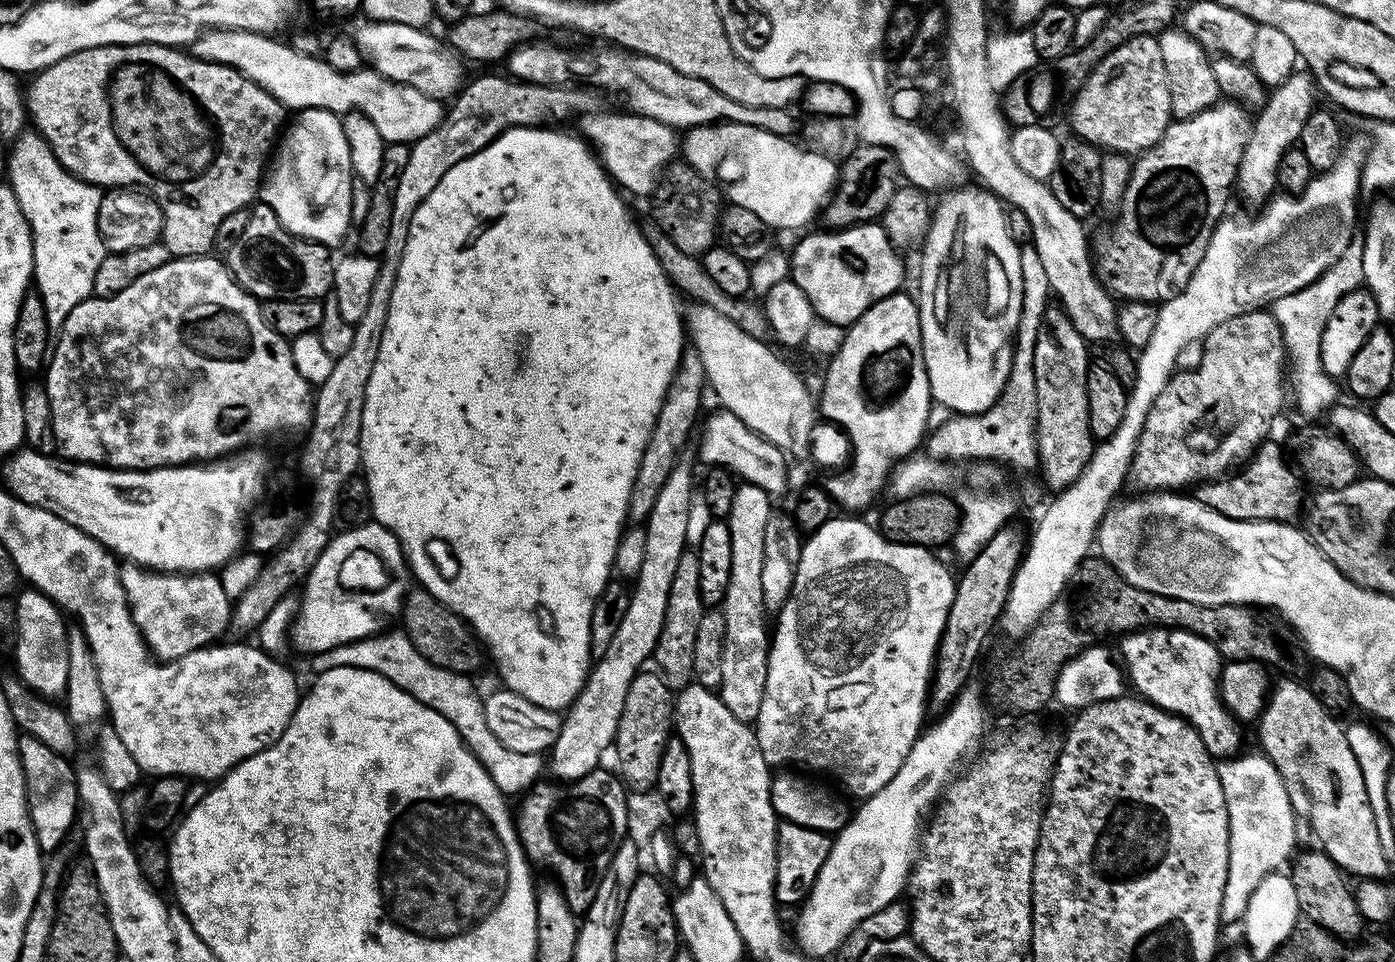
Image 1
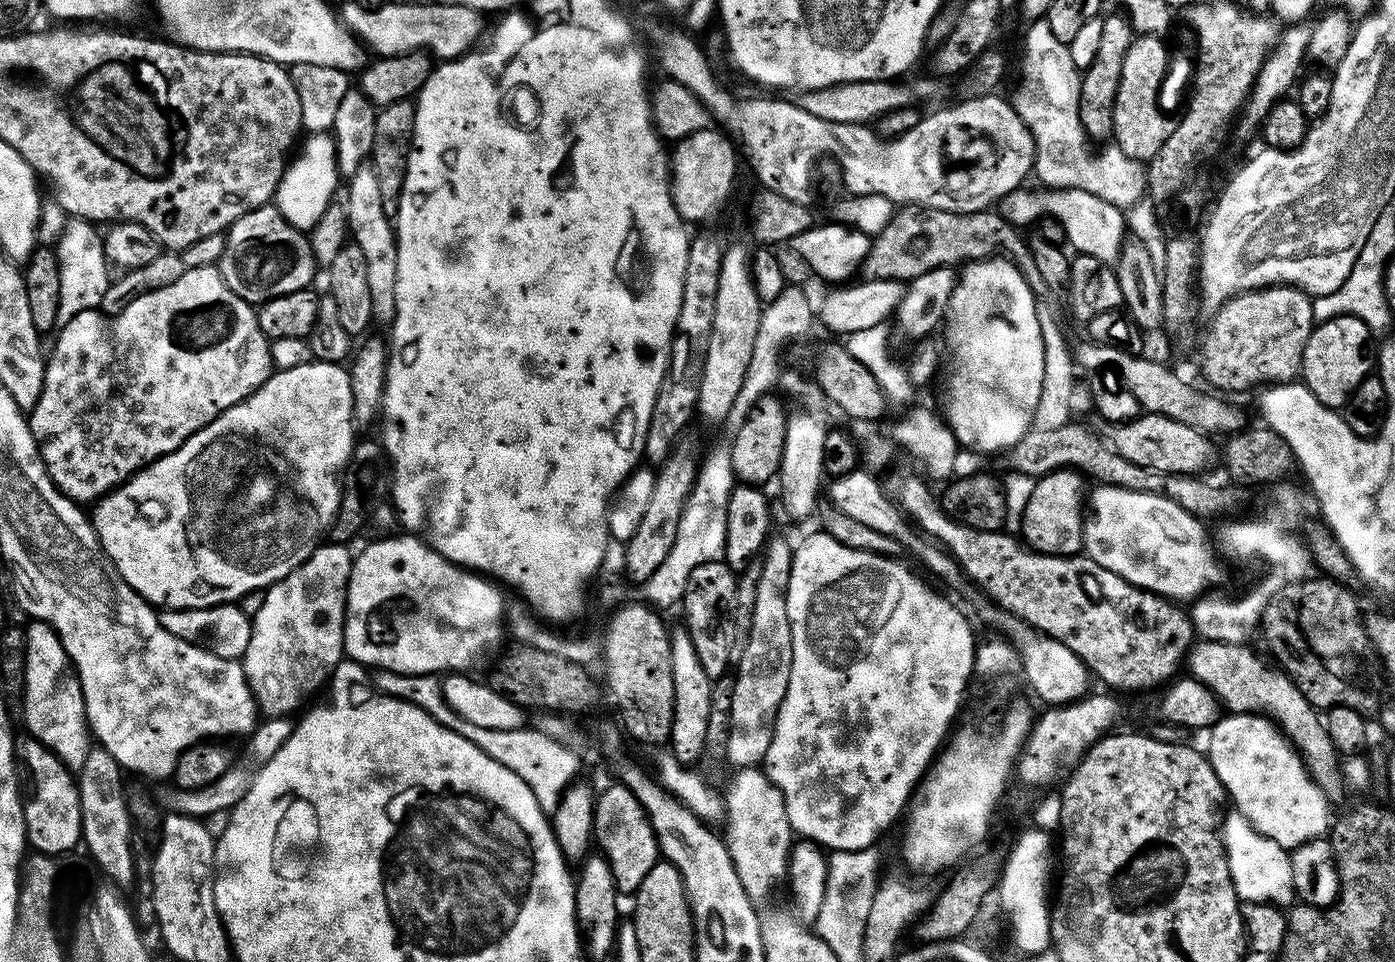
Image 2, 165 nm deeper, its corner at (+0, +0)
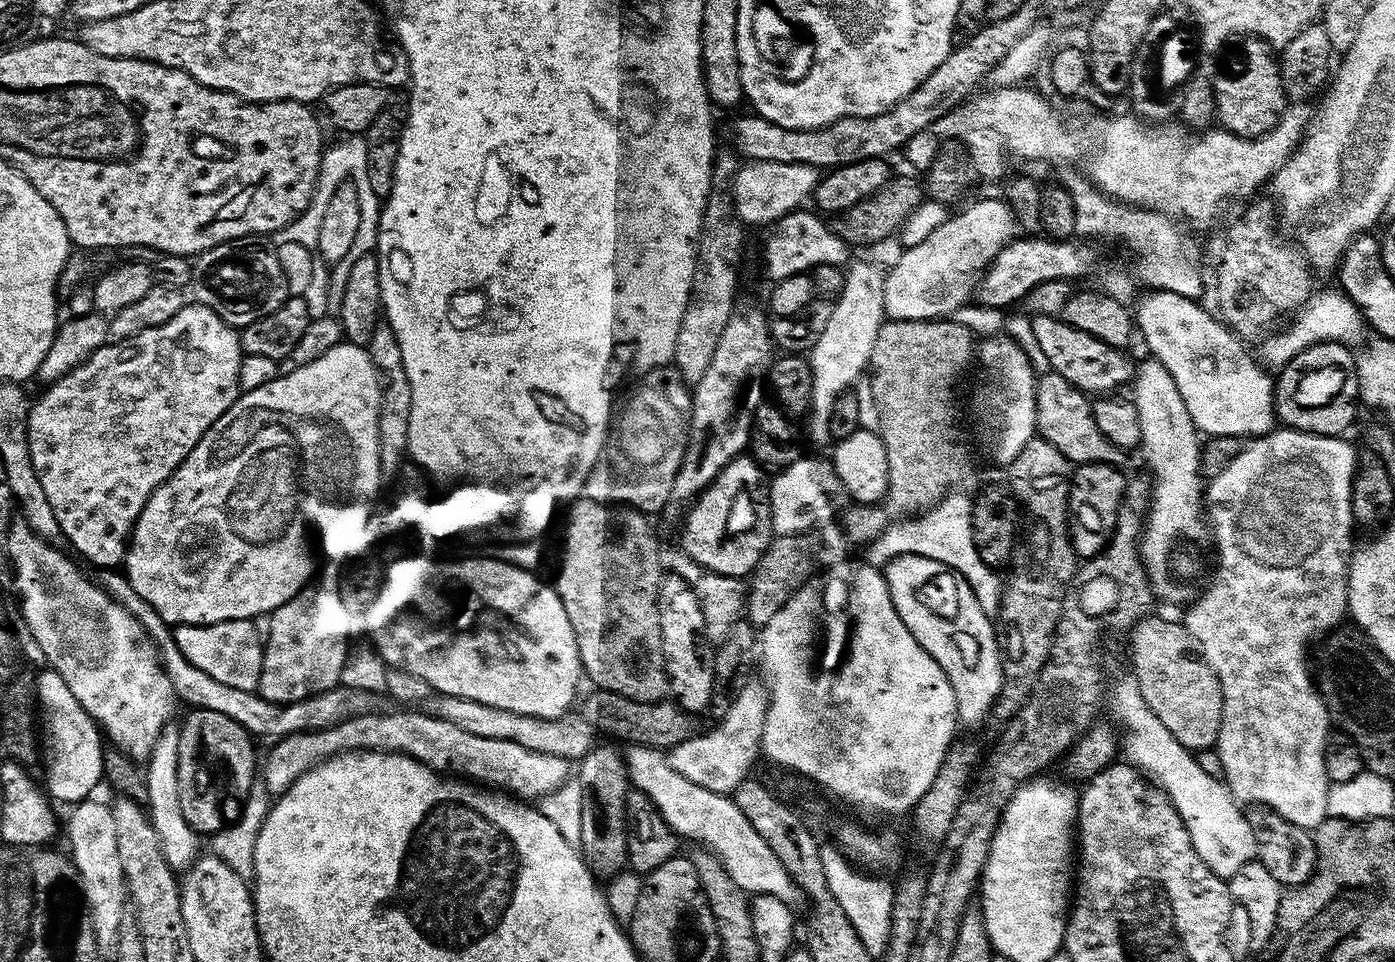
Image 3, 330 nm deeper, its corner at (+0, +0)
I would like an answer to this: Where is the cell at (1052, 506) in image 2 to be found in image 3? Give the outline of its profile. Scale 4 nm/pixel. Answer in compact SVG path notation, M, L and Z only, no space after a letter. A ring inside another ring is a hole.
M1082 464L1071 473L1068 490L1070 535L1081 561L1097 556L1112 538L1120 504L1124 500L1126 476L1114 464ZM1076 472L1076 473L1075 473Z

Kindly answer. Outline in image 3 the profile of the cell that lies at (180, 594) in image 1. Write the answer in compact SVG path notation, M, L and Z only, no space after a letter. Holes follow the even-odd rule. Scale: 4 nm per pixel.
M223 620L217 624L177 624L174 635L178 650L198 670L210 674L217 682L255 693L262 674L264 646L257 641L257 634L250 620Z

